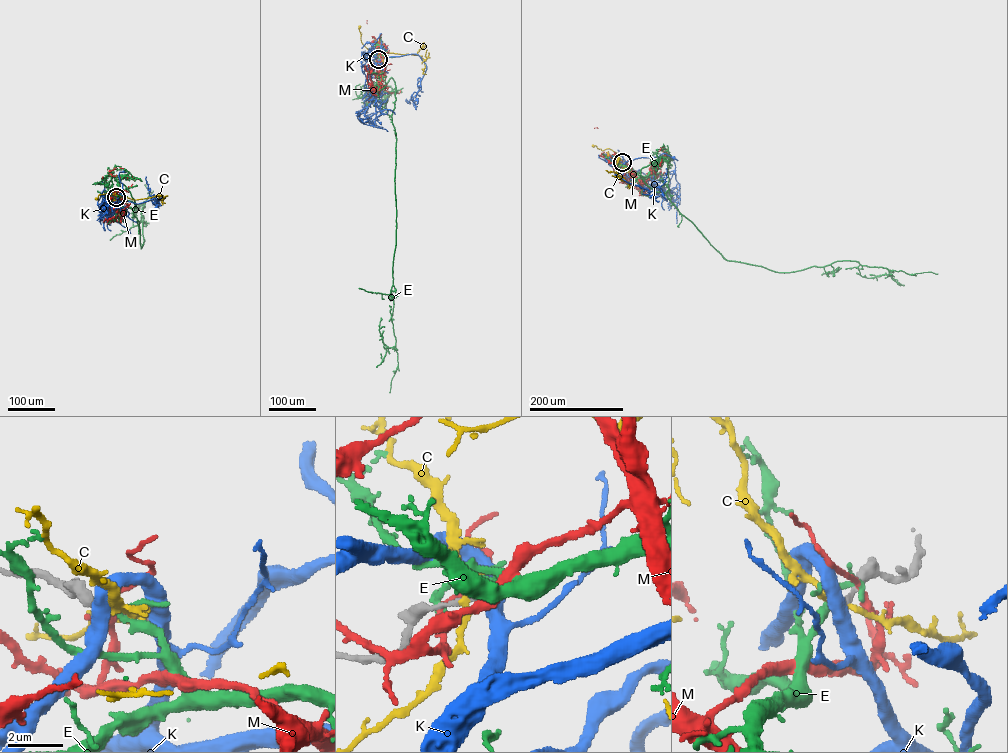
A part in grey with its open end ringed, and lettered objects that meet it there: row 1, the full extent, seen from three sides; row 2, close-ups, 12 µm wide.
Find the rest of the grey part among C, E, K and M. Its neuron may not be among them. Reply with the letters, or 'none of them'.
none of them

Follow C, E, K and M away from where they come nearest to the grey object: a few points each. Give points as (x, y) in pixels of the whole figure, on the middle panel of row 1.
C: (378, 59), (376, 53), (379, 53), (362, 43), (359, 27)
E: (377, 59), (382, 63), (376, 89), (391, 77), (396, 88), (390, 290), (398, 363), (389, 392)
K: (378, 59), (384, 66), (379, 90), (384, 104)
M: (377, 59), (385, 66), (372, 89), (380, 93), (372, 95), (387, 87)

